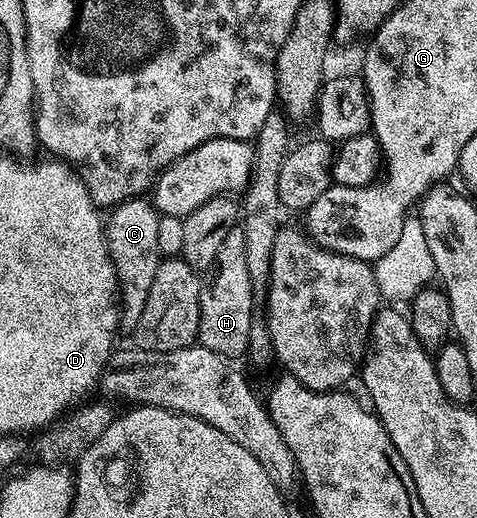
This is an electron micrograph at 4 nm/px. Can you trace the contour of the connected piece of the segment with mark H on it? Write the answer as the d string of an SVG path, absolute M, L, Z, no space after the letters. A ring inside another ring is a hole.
M237 225L228 233L225 241L221 241L221 249L217 249L215 265L209 278L211 280L202 284L199 293L201 317L197 343L200 347L213 349L213 353L235 361L238 355L243 357L248 354L251 323L257 308L245 261L245 233L242 226Z

